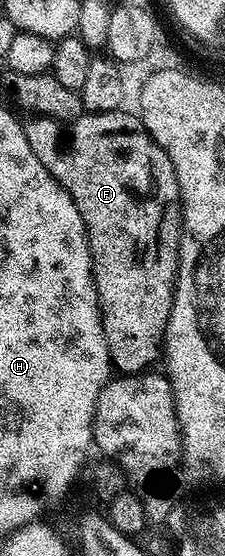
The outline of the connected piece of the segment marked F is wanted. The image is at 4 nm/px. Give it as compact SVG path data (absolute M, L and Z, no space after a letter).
M124 111L84 113L66 129L57 129L54 119L42 117L32 118L25 127L37 161L71 194L87 226L91 275L95 278L103 332L111 335L111 327L115 327L115 351L119 351L119 311L139 311L135 275L143 275L143 267L151 267L155 223L159 223L159 207L147 199L147 187L151 187L147 175L156 170L151 162L160 154L159 146L140 130L139 119Z

